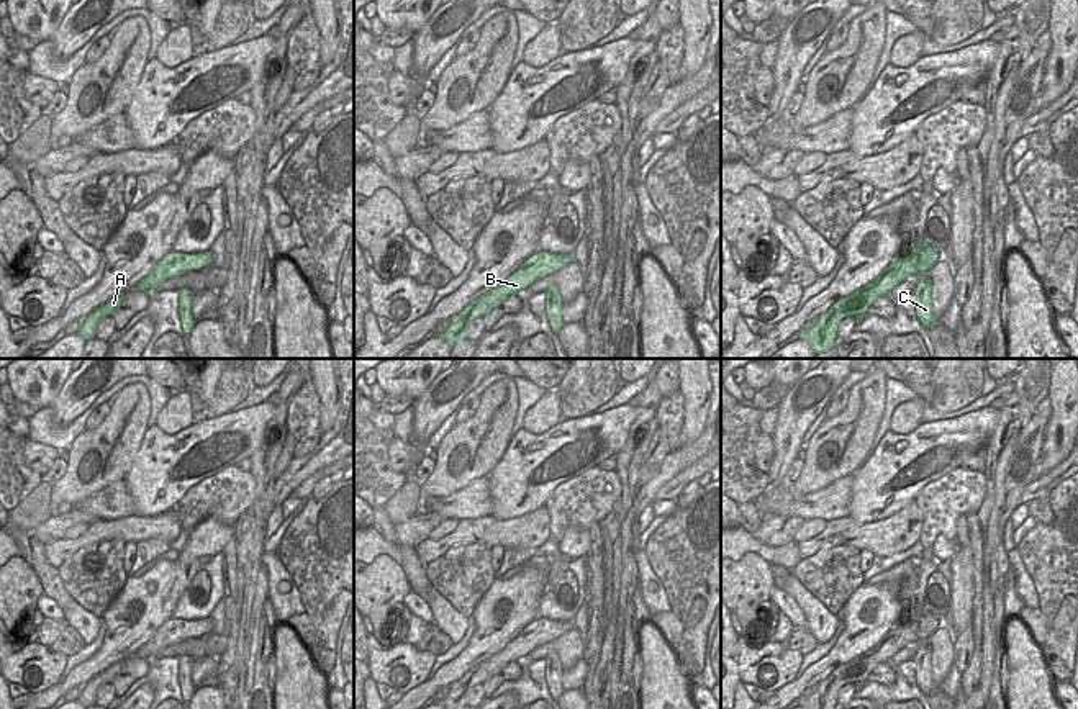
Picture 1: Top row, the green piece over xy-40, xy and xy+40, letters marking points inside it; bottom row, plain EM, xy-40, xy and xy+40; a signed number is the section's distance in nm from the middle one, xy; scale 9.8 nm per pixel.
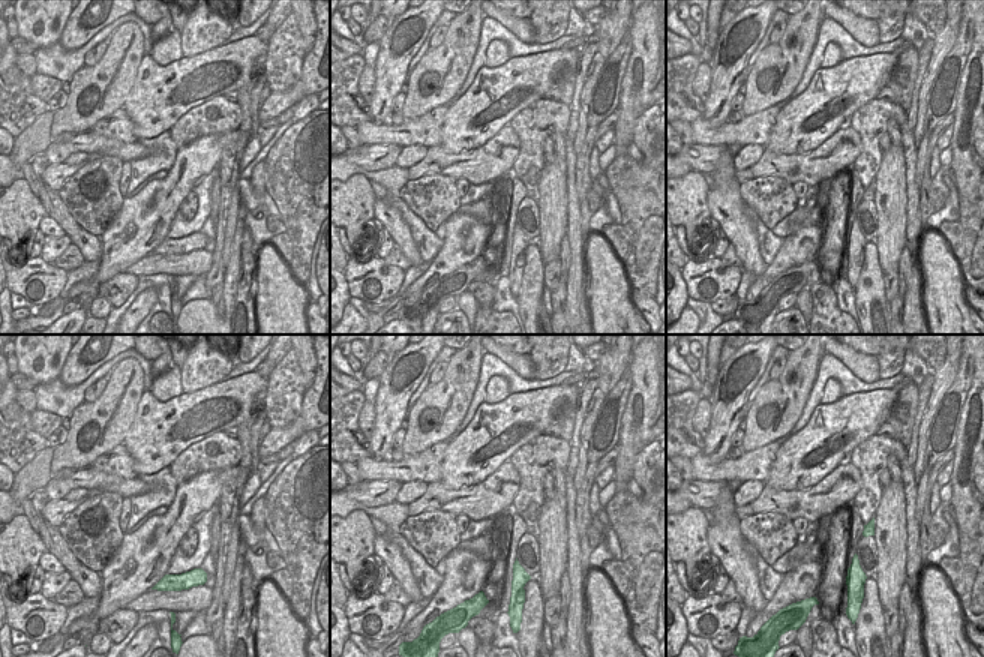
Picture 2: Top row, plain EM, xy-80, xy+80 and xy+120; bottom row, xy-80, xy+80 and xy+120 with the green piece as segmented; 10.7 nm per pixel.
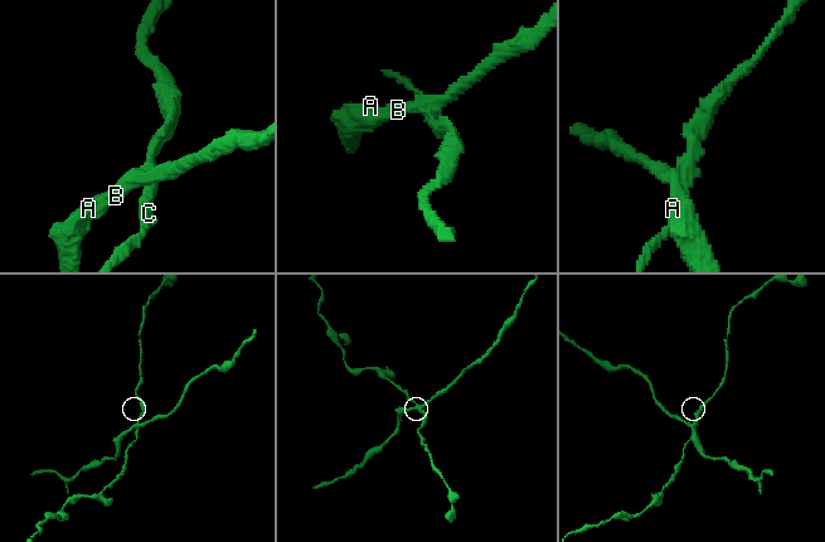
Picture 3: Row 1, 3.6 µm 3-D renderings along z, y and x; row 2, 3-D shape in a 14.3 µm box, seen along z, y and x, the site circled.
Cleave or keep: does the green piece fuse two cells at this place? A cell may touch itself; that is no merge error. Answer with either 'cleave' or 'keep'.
cleave

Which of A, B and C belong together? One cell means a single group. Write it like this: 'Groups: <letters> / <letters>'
Groups: A B / C.

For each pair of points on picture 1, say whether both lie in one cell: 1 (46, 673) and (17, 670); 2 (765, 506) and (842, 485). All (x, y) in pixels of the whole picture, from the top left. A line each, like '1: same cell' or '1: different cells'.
1: same cell
2: same cell

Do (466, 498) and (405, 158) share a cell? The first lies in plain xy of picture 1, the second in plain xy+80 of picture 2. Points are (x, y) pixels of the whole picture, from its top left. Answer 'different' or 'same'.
different

